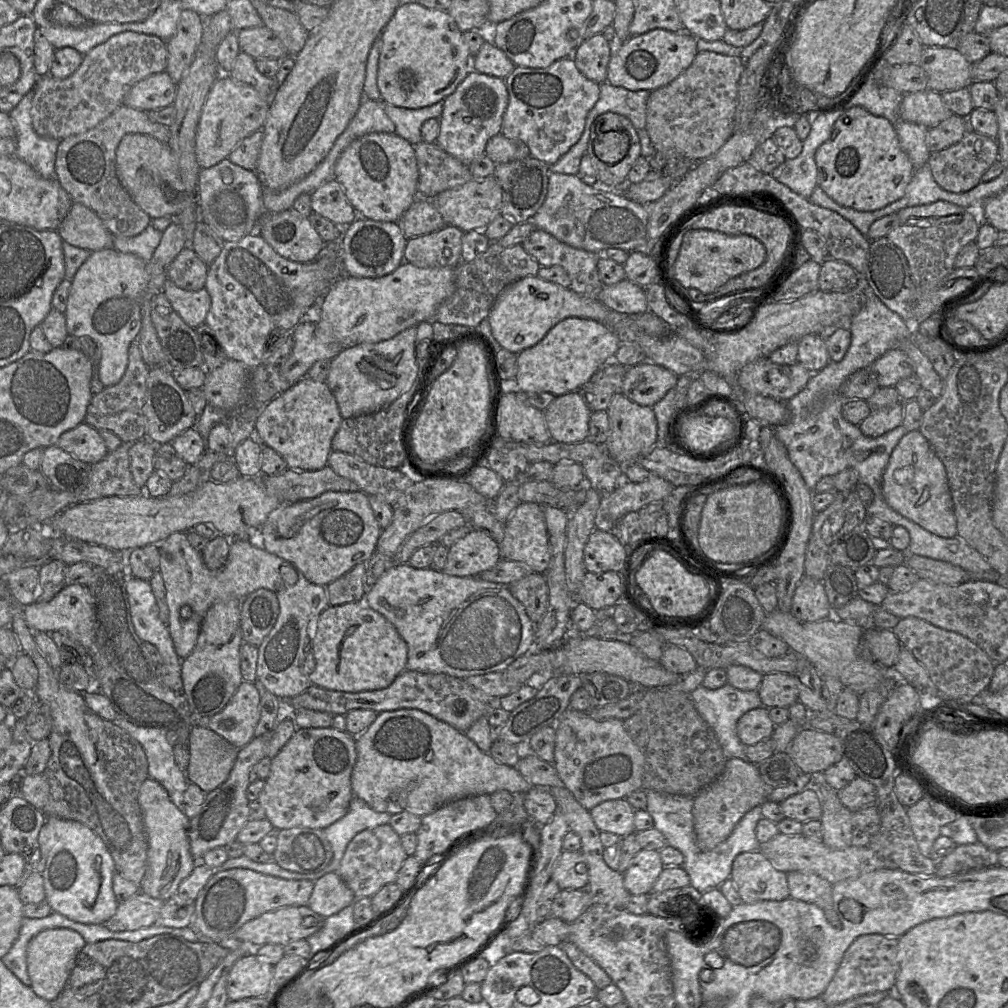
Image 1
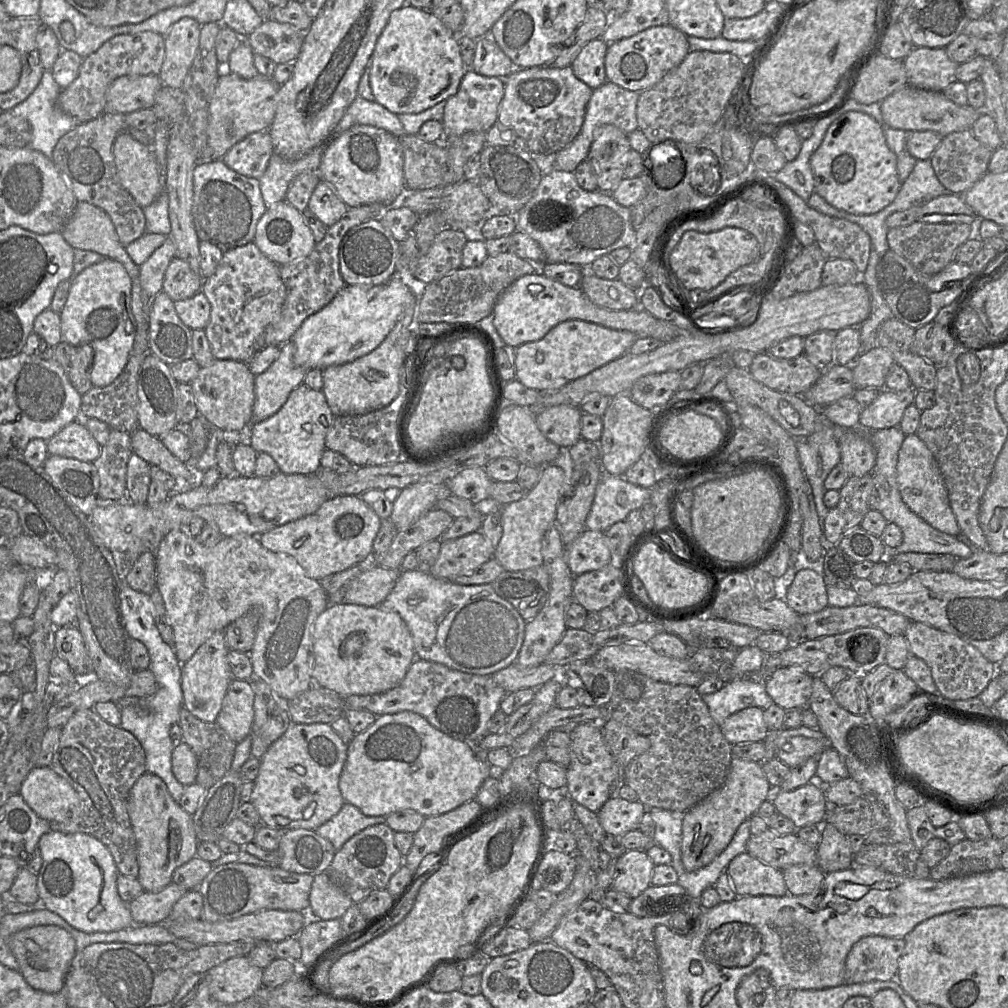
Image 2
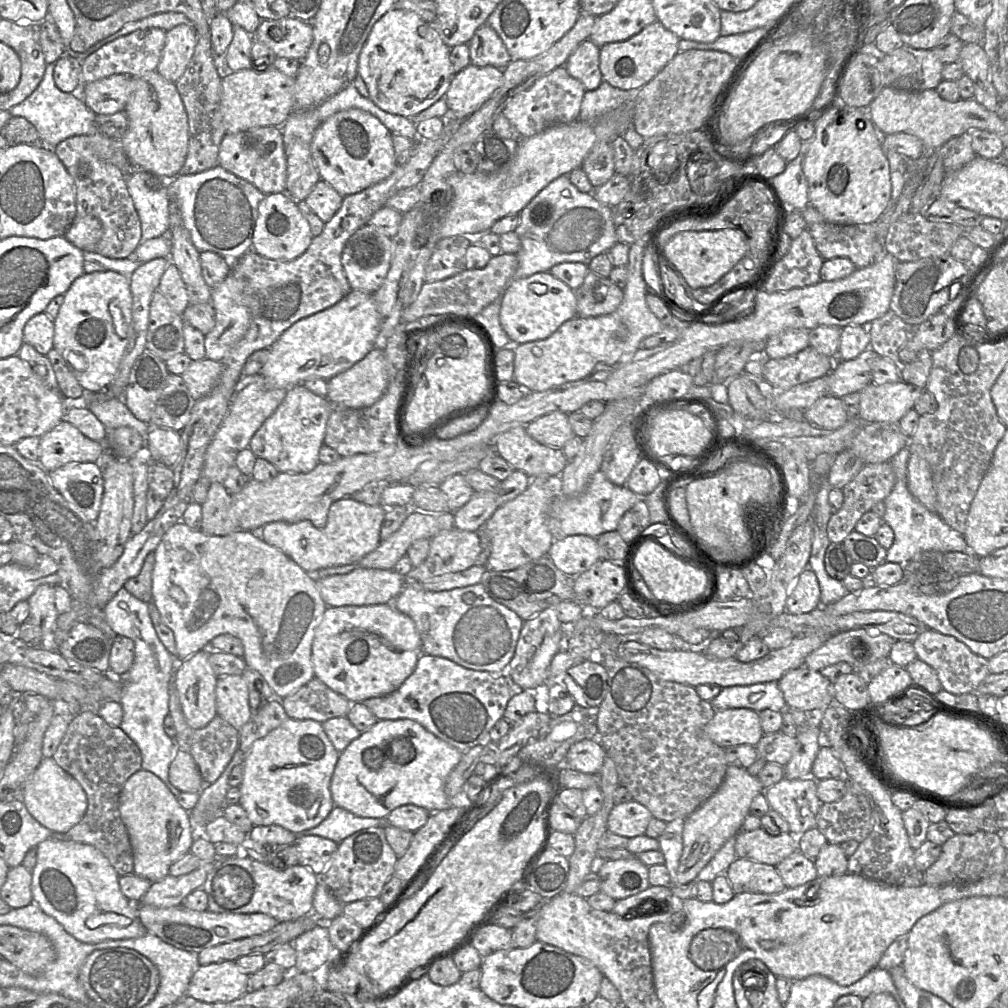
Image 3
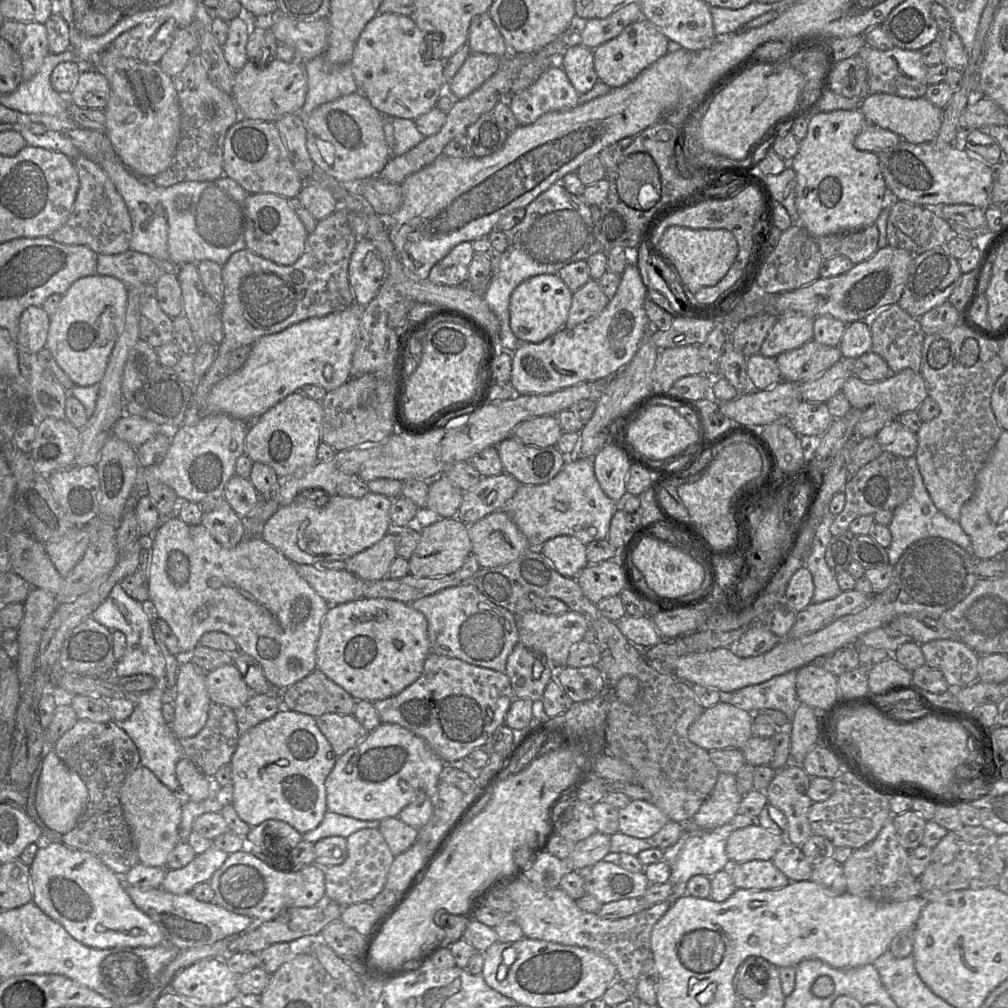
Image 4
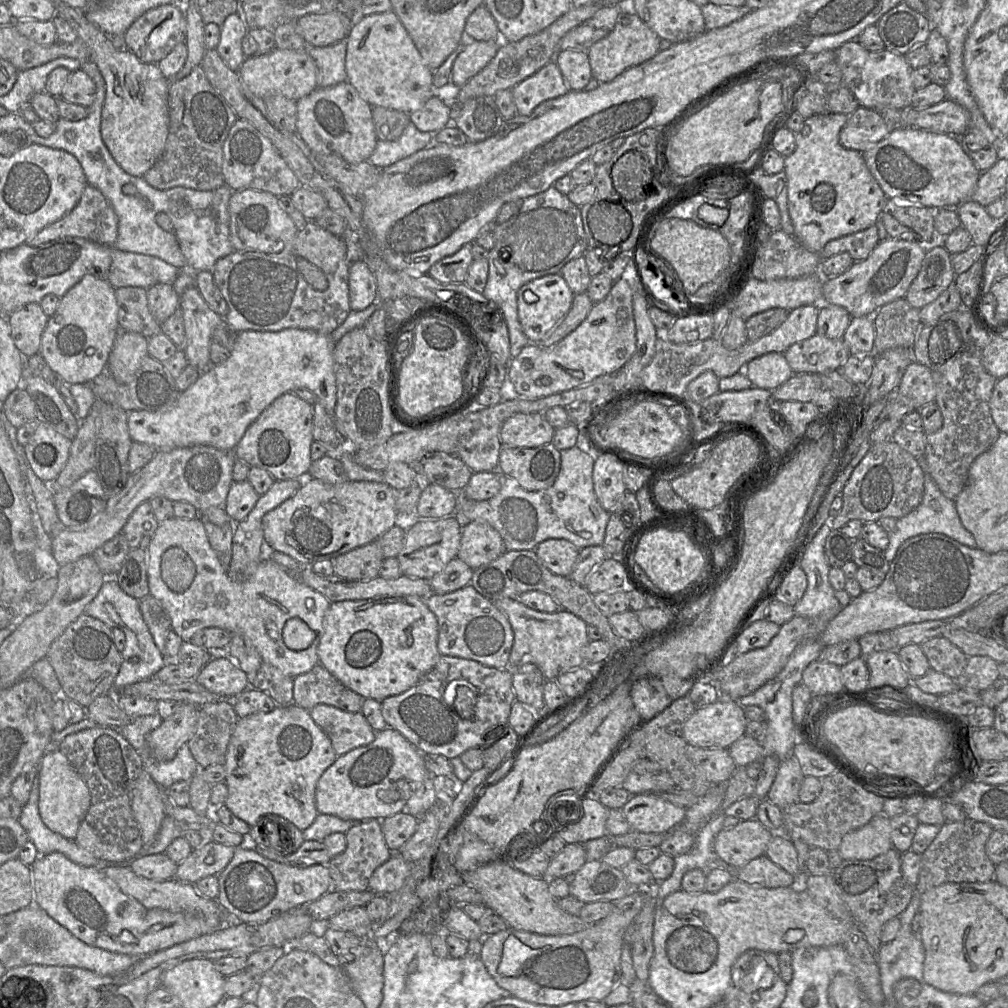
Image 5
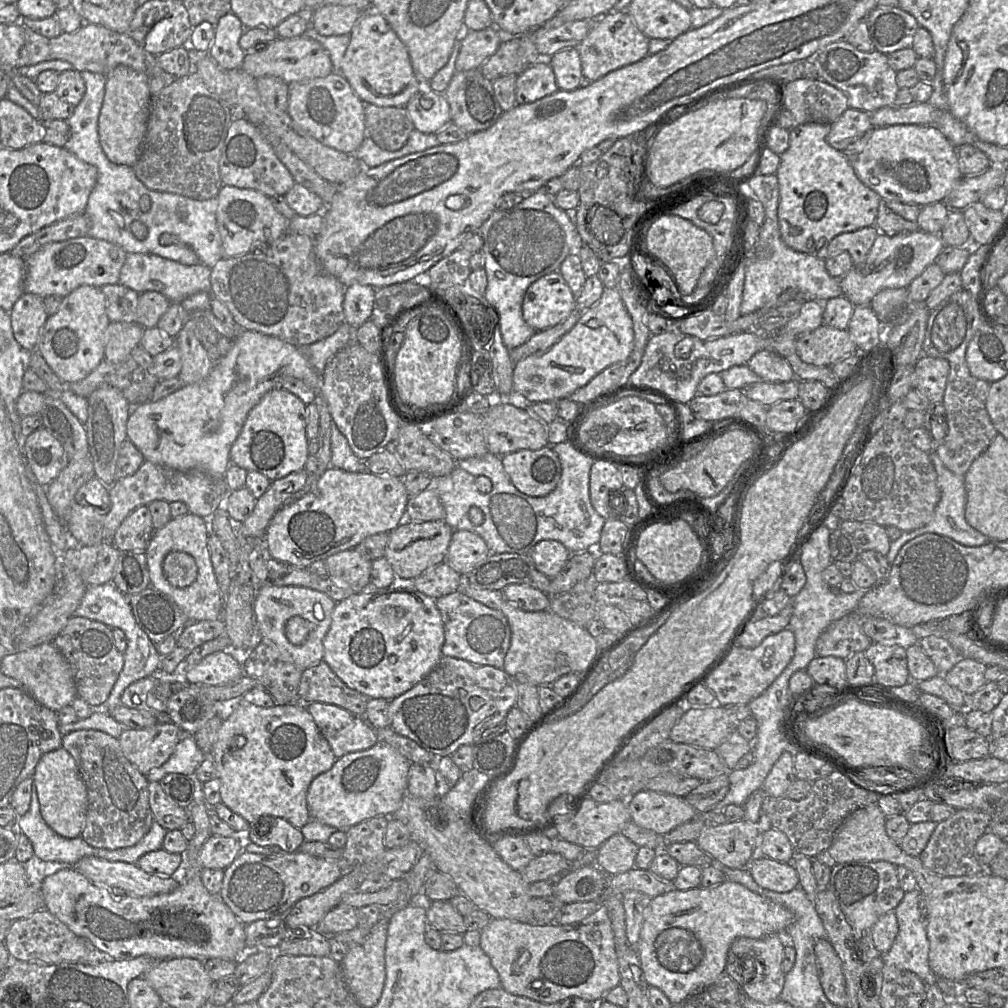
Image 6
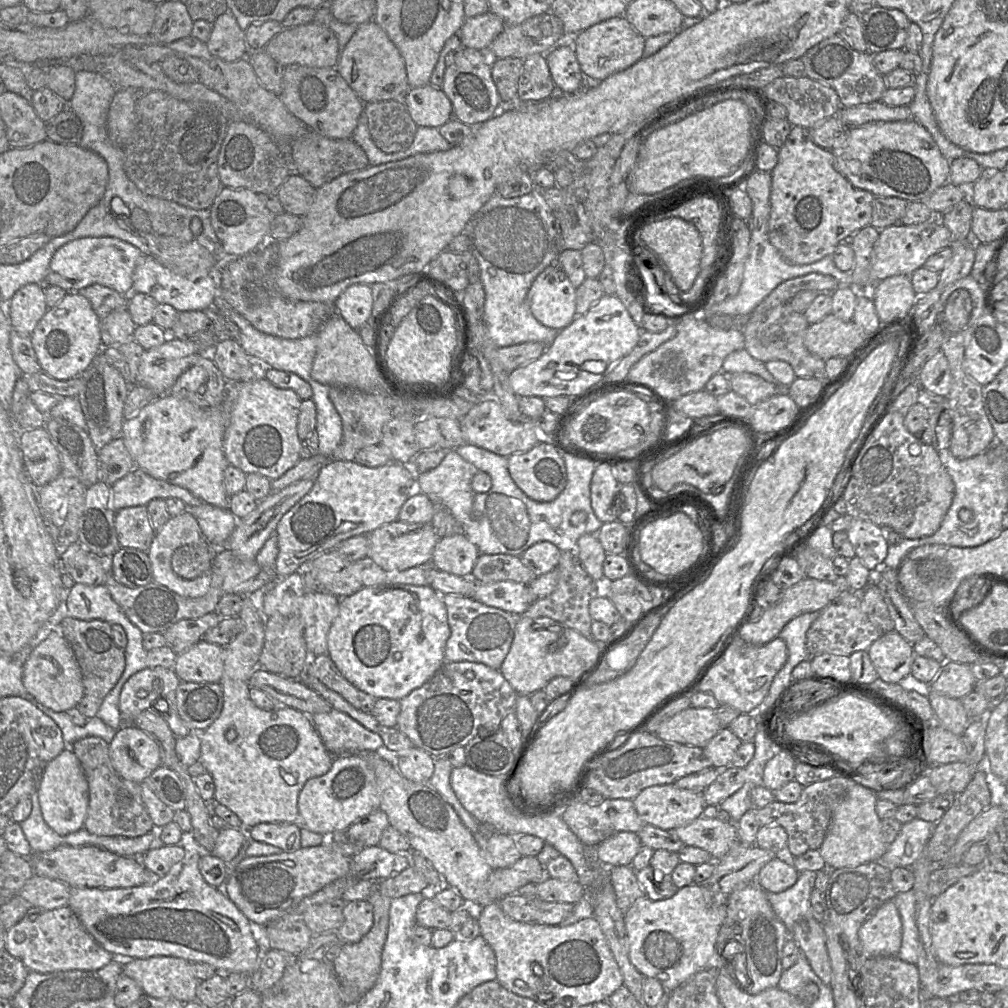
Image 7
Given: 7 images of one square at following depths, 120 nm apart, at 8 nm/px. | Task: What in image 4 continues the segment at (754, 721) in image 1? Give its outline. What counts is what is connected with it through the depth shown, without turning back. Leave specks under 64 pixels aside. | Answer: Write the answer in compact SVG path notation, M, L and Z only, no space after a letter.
M720 701L716 705L705 709L688 728L688 738L695 745L706 751L741 747L753 736L752 722L754 714L740 709L730 703Z

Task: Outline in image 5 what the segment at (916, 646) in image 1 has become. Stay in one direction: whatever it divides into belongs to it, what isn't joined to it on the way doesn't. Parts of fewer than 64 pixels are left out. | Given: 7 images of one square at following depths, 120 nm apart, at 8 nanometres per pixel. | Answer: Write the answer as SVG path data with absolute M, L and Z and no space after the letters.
M943 636L933 637L920 645L930 668L956 680L965 670L968 656Z

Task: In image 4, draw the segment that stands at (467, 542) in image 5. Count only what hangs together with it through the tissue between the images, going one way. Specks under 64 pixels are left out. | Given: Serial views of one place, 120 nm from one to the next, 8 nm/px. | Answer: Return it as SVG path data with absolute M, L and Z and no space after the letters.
M497 510L468 526L472 554L481 568L505 565L516 560L531 546L516 524Z

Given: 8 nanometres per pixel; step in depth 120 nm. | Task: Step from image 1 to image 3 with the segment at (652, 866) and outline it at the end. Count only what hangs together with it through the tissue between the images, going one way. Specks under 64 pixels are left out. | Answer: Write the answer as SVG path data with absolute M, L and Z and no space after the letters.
M637 856L606 860L599 872L600 891L615 900L638 894L650 886L648 868Z

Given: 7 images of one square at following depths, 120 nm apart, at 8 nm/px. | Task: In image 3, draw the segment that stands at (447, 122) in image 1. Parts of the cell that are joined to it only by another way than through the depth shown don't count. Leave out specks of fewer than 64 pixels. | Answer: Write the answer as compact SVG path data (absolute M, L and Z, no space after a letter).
M471 63L456 73L445 95L449 115L462 121L476 112L502 85L502 70Z

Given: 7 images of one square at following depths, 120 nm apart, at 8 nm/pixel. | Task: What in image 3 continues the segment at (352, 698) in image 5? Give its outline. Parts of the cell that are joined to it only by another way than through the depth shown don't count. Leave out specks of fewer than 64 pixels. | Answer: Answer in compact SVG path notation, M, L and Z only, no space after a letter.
M316 677L283 698L283 707L289 718L311 719L319 723L347 716L351 704L344 696L333 691Z

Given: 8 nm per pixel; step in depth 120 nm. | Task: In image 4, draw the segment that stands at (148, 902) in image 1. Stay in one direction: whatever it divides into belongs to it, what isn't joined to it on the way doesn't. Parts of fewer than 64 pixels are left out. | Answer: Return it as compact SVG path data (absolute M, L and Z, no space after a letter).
M213 845L205 852L198 854L186 866L176 870L167 870L161 888L166 892L184 895L204 882L209 882L212 875L223 865L228 858L226 852Z

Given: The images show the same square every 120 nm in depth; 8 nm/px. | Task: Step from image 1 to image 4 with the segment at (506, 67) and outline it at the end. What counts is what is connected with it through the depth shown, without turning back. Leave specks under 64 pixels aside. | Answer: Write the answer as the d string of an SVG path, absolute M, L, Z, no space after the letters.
M488 12L475 16L470 24L467 45L471 52L503 57L509 48Z

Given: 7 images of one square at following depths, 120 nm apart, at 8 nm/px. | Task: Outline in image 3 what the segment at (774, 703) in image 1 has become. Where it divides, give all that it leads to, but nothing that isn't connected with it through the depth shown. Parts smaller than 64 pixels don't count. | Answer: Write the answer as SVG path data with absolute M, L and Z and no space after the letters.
M801 666L786 672L777 683L786 705L810 714L811 720L832 704L832 684L820 671Z

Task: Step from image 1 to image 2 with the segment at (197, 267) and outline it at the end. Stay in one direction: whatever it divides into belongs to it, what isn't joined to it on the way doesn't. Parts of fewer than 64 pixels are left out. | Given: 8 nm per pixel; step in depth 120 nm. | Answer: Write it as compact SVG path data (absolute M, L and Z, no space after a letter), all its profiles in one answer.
M174 257L170 262L163 281L163 292L174 301L191 298L202 289L202 275L192 271L189 264Z

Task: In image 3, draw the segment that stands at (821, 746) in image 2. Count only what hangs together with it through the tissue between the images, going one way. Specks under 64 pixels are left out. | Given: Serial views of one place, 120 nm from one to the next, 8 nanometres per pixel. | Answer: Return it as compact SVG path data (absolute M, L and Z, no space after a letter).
M781 731L764 734L755 746L758 758L764 758L767 762L774 762L783 767L792 758L797 746L796 737L790 737Z

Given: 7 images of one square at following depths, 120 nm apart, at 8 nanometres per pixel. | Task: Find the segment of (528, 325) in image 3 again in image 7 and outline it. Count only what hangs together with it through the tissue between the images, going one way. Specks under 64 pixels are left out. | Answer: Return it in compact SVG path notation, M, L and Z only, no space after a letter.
M558 263L550 265L535 278L530 287L530 311L542 325L562 330L576 317L575 291Z

